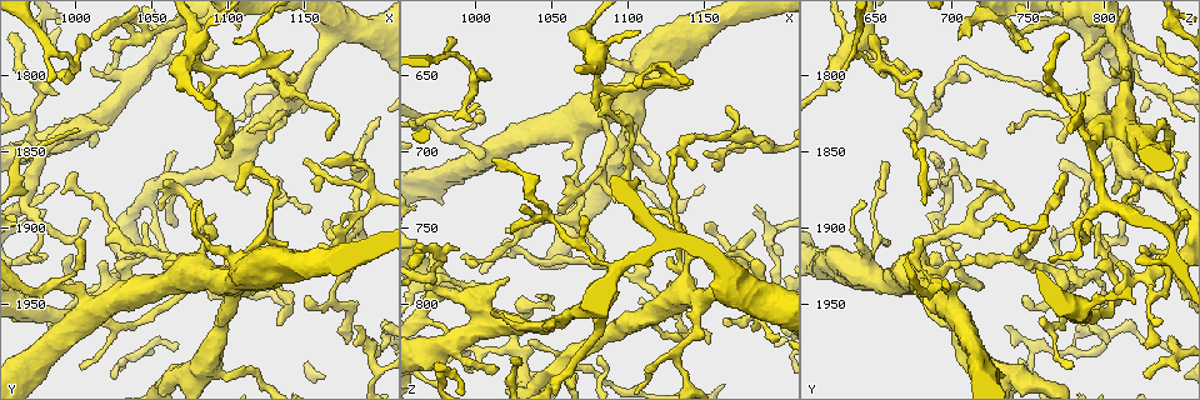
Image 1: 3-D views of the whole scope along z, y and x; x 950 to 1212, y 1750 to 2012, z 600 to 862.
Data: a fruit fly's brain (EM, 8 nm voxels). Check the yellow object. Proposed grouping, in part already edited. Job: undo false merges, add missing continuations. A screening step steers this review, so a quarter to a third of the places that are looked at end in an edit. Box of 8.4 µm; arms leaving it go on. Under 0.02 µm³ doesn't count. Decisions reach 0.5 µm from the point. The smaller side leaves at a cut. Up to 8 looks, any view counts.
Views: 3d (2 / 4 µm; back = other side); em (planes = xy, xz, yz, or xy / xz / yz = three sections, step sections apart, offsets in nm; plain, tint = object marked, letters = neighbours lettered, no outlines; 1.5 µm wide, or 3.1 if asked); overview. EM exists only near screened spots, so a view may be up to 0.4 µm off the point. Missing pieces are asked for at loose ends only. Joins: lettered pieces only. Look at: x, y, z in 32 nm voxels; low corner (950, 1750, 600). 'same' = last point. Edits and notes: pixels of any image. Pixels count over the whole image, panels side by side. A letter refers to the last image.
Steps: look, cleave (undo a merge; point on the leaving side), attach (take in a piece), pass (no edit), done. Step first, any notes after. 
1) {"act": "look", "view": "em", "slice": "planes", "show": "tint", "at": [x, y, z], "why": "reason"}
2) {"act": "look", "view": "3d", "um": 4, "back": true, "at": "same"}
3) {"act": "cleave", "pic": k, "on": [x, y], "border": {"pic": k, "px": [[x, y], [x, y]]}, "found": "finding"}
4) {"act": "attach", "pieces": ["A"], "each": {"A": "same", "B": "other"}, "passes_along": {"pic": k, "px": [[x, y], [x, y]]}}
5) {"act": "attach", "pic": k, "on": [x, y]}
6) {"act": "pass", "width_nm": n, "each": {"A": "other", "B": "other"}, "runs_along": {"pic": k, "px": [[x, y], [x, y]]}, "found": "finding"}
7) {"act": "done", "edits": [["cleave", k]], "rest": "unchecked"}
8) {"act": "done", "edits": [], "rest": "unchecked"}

{"act": "look", "view": "em", "slice": "planes", "show": "letters", "at": [996, 1798, 678], "why": "branch stops here"}

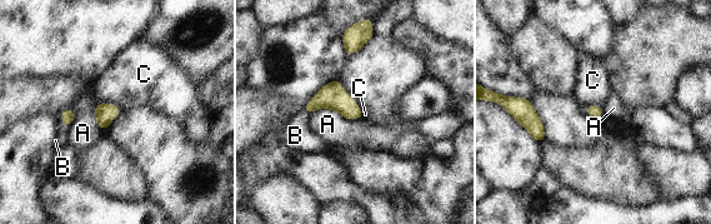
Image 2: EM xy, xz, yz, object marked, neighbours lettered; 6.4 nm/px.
{"act": "attach", "pieces": ["B"], "each": {"A": "other", "B": "same", "C": "other"}, "passes_along": {"pic": 2, "px": [[68, 117], [61, 120], [61, 138]]}, "found": "the neuron continues"}

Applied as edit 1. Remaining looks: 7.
{"act": "look", "view": "em", "slice": "planes", "show": "letters", "at": [1084, 1794, 658]}

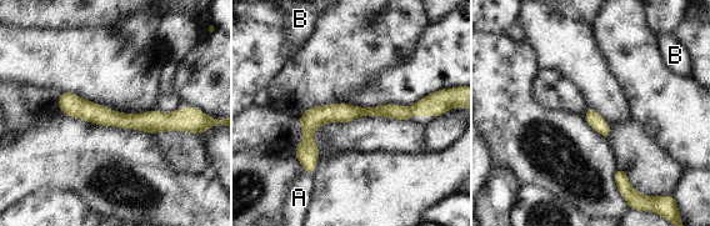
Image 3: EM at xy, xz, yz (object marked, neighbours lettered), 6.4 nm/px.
{"act": "pass", "width_nm": 100, "longest_contact_nm": ["A", 70], "each": {"A": "other", "B": "other"}, "found": "one neuron here"}

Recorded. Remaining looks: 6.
{"act": "look", "view": "em", "slice": "xz", "step": 8, "show": "tint", "at": [1152, 1890, 824], "why": "branch stops here"}

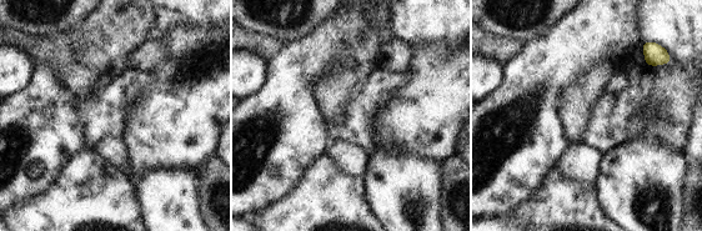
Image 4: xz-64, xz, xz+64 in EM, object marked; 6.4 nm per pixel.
{"act": "look", "view": "em", "slice": "planes", "show": "letters", "at": "same"}

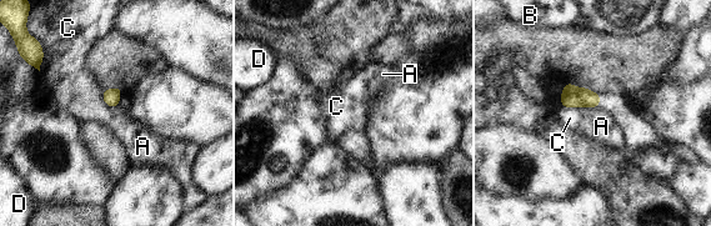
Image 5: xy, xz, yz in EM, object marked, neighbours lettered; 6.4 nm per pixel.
{"act": "pass", "width_nm": 110, "each": {"A": "other", "B": "other", "C": "other", "D": "other"}, "border": {"pic": 5, "px": [[561, 105], [599, 108]]}, "found": "no lettered piece goes on from it"}

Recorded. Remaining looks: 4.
{"act": "done", "edits": [["attach", 2]], "rest": "unchecked"}

